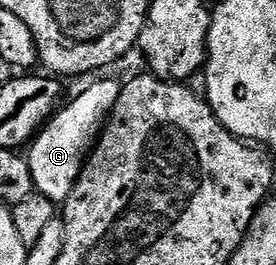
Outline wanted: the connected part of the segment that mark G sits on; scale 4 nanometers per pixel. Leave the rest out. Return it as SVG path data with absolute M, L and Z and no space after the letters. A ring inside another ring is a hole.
M96 81L88 85L68 106L61 108L40 130L27 152L30 175L36 184L35 192L46 199L63 203L70 195L78 175L84 170L85 160L95 146L106 122L108 114L118 103L121 82Z

